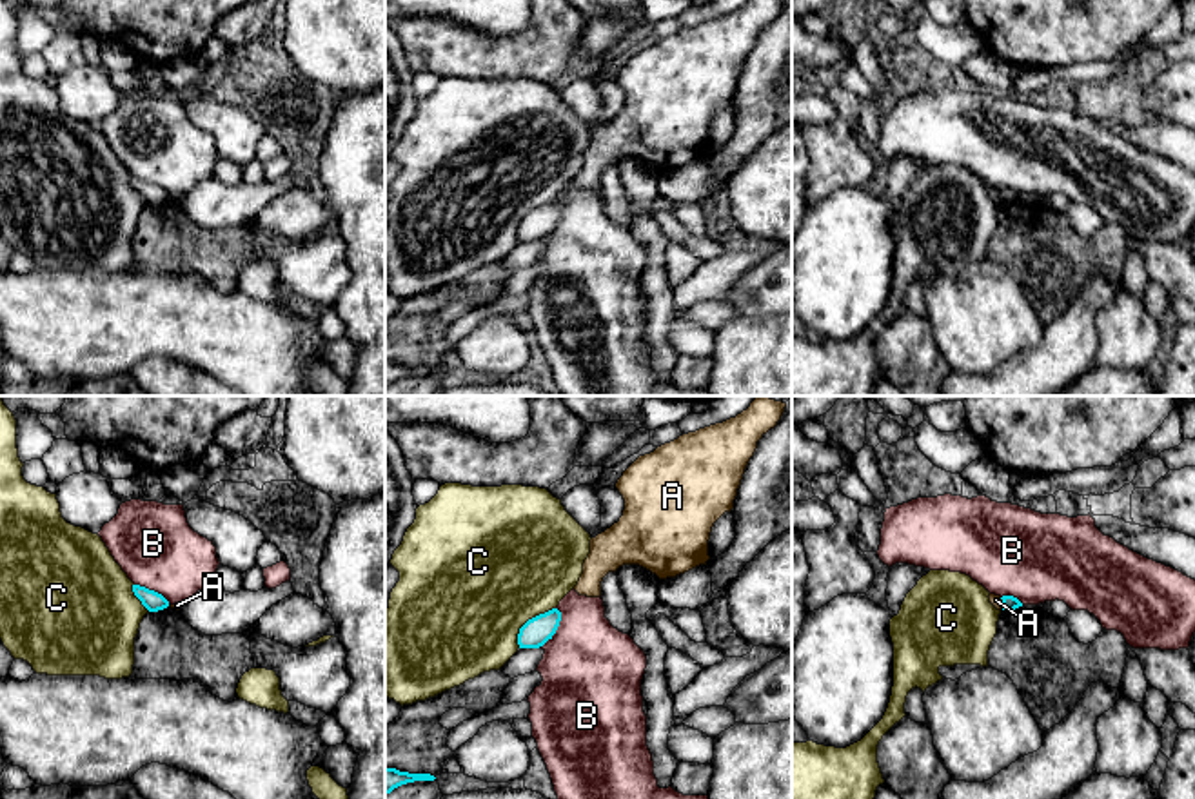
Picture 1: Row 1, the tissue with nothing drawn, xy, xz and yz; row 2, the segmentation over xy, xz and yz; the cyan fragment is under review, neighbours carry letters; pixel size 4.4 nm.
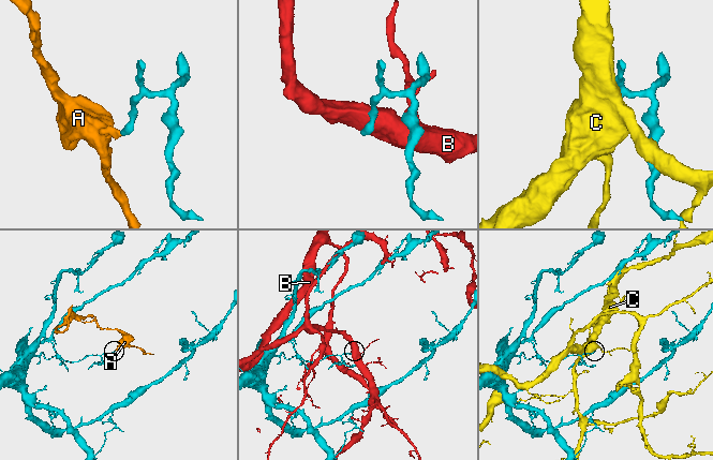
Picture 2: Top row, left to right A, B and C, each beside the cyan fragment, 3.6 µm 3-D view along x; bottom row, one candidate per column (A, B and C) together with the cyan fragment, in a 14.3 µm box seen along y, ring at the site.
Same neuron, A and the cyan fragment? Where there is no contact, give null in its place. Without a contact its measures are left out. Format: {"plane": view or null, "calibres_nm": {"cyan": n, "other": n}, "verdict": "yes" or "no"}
{"plane": "yz", "calibres_nm": {"cyan": 60, "other": 50}, "verdict": "no"}

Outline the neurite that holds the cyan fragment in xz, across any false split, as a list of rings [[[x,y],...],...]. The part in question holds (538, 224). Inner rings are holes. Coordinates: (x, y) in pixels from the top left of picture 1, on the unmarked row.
[[[552,202],[528,212],[518,227],[519,242],[539,242],[556,227],[561,214],[561,205]]]

